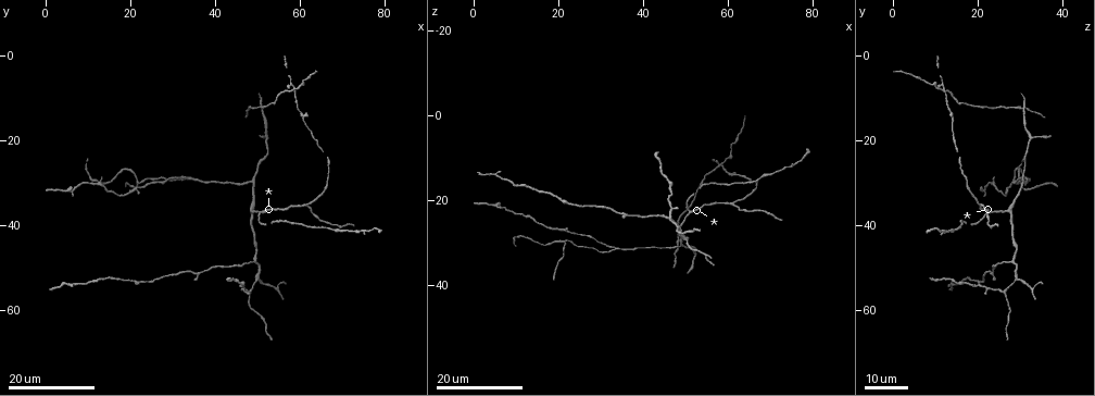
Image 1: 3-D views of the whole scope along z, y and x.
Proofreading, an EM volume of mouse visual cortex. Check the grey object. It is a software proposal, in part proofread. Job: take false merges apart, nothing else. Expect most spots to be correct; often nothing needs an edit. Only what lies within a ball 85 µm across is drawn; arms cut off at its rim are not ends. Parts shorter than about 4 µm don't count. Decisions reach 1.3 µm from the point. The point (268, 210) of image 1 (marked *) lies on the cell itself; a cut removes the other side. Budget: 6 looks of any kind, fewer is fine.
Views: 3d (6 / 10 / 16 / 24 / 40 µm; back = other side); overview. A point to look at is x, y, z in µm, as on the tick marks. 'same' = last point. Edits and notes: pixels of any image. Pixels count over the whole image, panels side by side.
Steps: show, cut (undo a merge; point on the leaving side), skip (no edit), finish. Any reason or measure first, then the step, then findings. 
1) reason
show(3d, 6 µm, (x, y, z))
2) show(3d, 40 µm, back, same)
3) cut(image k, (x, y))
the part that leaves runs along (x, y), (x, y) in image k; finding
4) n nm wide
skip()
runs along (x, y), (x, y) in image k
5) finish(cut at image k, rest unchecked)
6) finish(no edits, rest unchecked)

branch point
show(3d, 24 µm, (33.0, 29.0, 31.0))

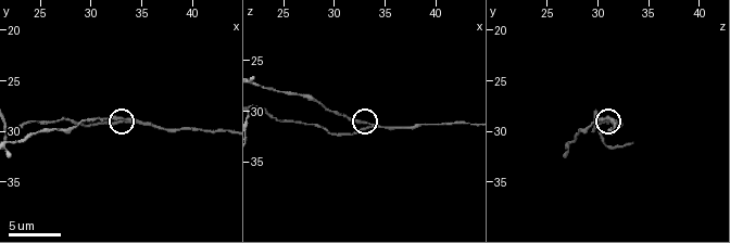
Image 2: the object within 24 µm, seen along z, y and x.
zoom in
show(3d, 10 µm, (33.2, 28.8, 31.6))

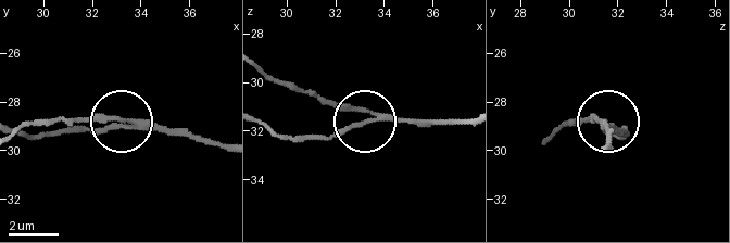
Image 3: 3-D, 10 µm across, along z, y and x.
side arm 35 µm
skip()
runs along (463, 122), (357, 122), (310, 138) in image 3; one cell here

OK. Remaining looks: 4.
a fork
show(3d, 24 µm, (48.5, 30.0, 31.0))

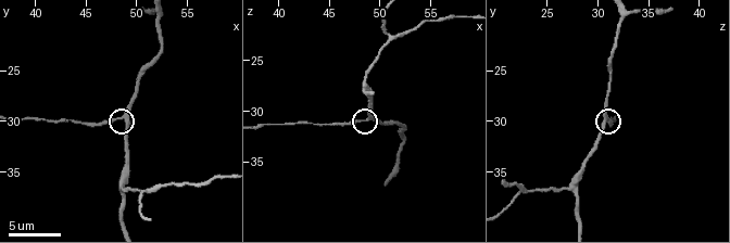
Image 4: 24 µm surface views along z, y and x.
closer look
show(3d, 10 µm, (48.2, 29.8, 31.0))

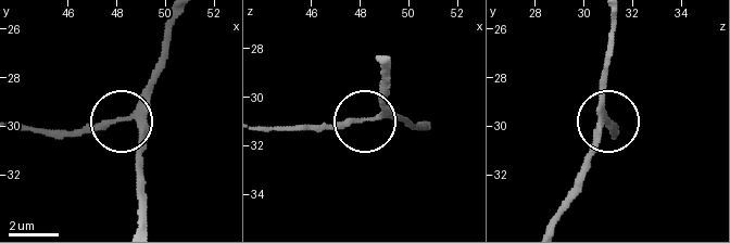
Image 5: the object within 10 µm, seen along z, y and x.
220 nm wide
skip()
all the same cell

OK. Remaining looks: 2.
thin arm on a thick one
show(3d, 24 µm, (50.0, 53.0, 29.5))

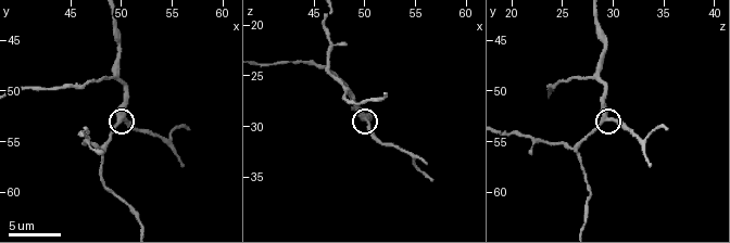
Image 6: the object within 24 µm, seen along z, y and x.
zoom in
show(3d, 10 µm, (49.8, 52.8, 29.2))

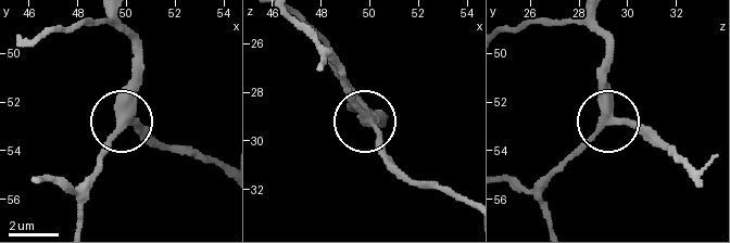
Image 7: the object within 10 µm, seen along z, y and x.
side arm 10 µm; 3 arms
skip()
all the same cell

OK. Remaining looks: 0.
finish(no edits, rest unchecked)

